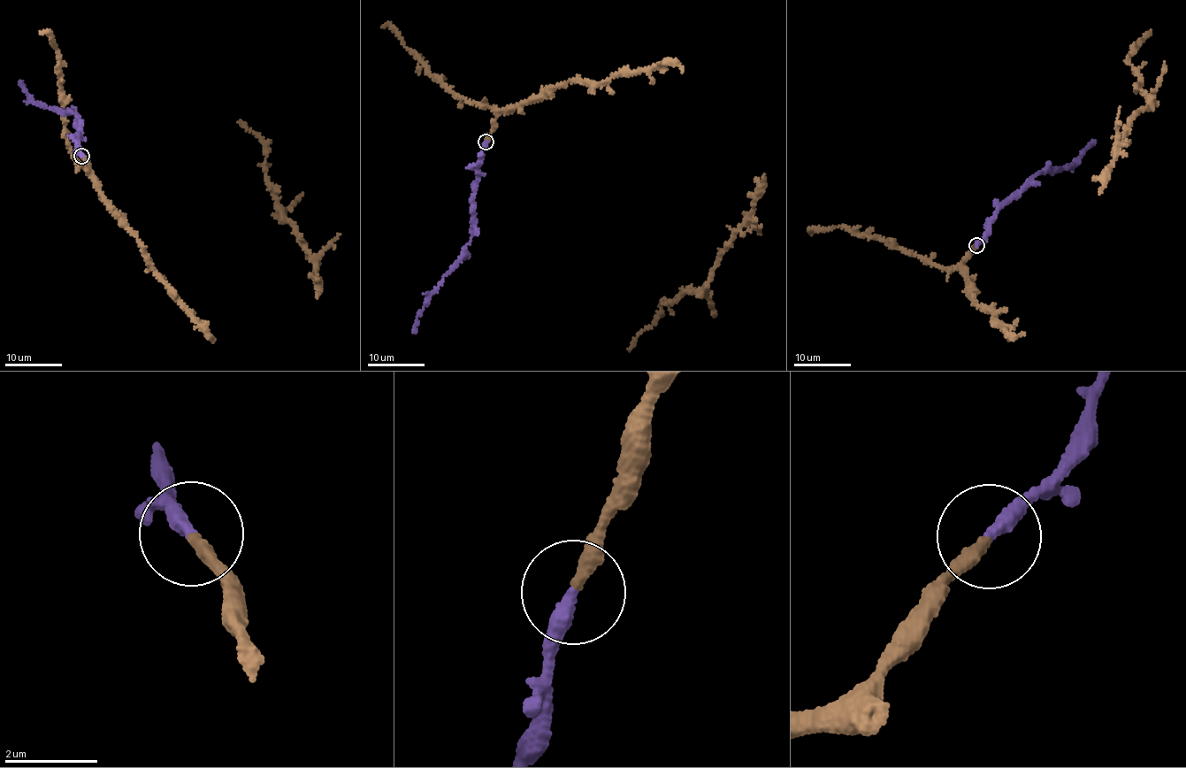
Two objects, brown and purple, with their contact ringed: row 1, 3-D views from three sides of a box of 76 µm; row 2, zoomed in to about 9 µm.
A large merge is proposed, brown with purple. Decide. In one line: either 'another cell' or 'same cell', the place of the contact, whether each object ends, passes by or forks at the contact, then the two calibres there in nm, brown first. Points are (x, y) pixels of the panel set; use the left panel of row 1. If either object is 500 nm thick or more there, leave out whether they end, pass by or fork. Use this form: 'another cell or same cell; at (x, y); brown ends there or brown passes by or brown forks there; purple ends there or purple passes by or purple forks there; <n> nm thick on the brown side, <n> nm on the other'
same cell; at (81, 156); brown ends there; purple ends there; 280 nm thick on the brown side, 320 nm on the other

